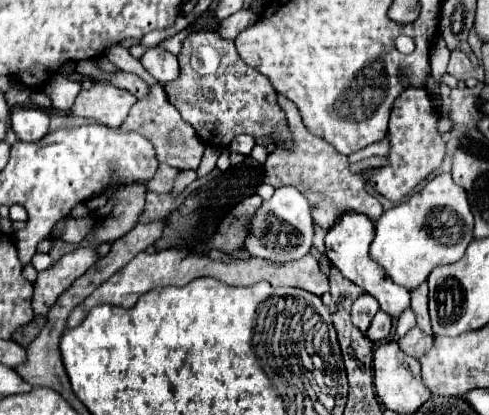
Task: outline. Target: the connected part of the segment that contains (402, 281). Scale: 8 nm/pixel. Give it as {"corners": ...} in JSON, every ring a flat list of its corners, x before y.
{"corners":[[441,173,405,203,395,205,381,215,381,219,375,223,371,257,395,283,413,291,413,287,419,287,419,283,427,281,429,273,437,265,459,261,471,241,473,213,467,193,463,187,451,181,451,173]]}

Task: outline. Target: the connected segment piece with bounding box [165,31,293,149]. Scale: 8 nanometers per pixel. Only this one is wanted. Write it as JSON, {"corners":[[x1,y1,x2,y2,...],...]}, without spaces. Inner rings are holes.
{"corners":[[215,31,191,33,183,41,183,49,179,53,179,67,179,79,165,85,167,99,177,111,181,111,181,117,191,123,191,127,195,127,197,135,207,145,215,149,225,149,229,147,233,137,247,133,251,137,271,137,273,141,279,139,281,143,277,143,277,147,293,149,293,137,287,127,287,117,277,103,275,89,265,75,261,75,241,59,233,41,221,39],[203,45,213,47,219,55,219,67,211,75,201,75,191,65,191,55]]}

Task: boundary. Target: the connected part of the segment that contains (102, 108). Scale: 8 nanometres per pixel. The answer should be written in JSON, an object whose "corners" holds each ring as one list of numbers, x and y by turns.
{"corners":[[95,83,91,89,81,89,75,103,71,105,71,113,117,129,125,121,135,101,135,95,125,89,107,83]]}

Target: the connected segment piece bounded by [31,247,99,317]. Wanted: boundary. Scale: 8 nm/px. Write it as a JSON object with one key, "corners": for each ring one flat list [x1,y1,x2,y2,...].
{"corners":[[77,249,73,253,63,255,51,269,41,271,35,281,35,293,33,293,33,313,47,315,47,311,53,307,55,299,73,283,79,279,91,265,97,263,97,251,93,249]]}

